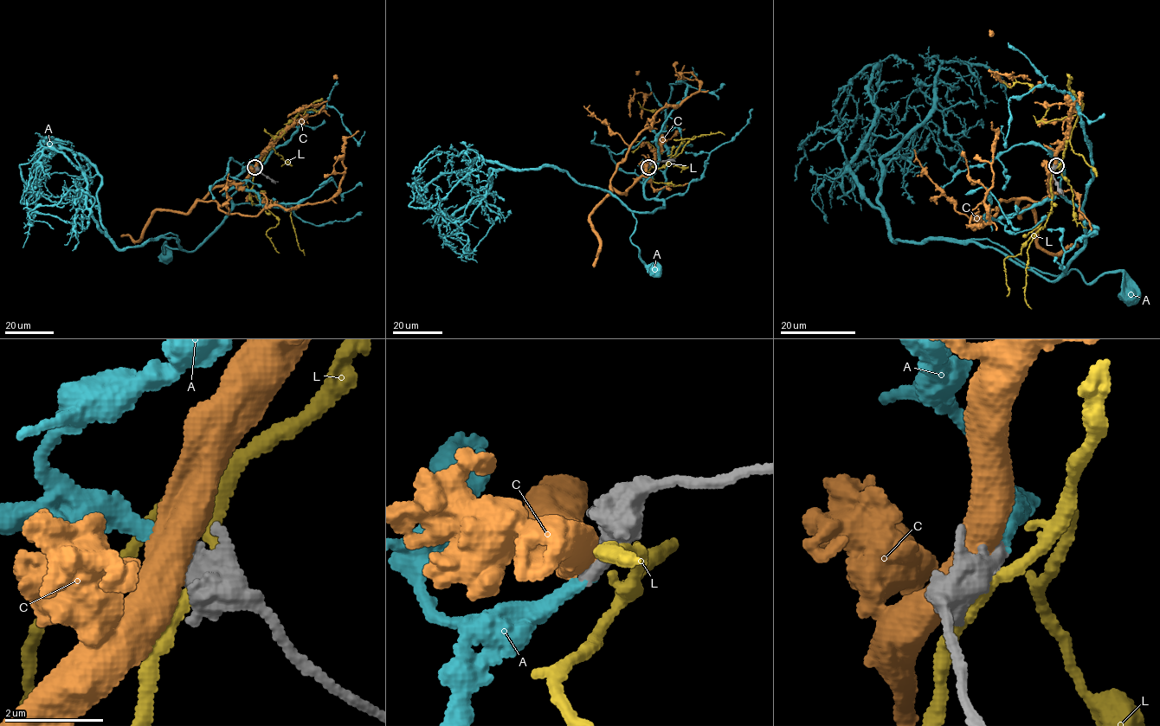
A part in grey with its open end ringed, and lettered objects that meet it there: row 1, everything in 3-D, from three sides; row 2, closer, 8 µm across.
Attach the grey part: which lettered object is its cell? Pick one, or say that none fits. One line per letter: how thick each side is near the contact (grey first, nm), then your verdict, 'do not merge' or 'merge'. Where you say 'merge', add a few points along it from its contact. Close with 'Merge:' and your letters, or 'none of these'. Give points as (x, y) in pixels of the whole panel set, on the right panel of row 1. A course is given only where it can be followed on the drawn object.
A: 360/280 nm | merge | via (1056, 165), (1085, 238), (1054, 280), (1038, 273), (1074, 269), (1087, 283), (1122, 272), (1129, 296)
C: 550/600 nm | do not merge
L: 800/260 nm | do not merge
Merge: A

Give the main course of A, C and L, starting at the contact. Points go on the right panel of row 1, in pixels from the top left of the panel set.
A: (1056, 165), (1085, 238), (1054, 280), (1038, 273), (1074, 269), (1087, 283), (1122, 272), (1129, 296)
C: (1056, 165), (1040, 202), (1001, 202), (974, 228), (981, 224), (974, 216), (970, 224), (990, 222), (990, 122)
L: (1055, 167), (1061, 163), (1082, 108), (1067, 81), (1034, 85), (1016, 82), (1010, 87), (1002, 82)

